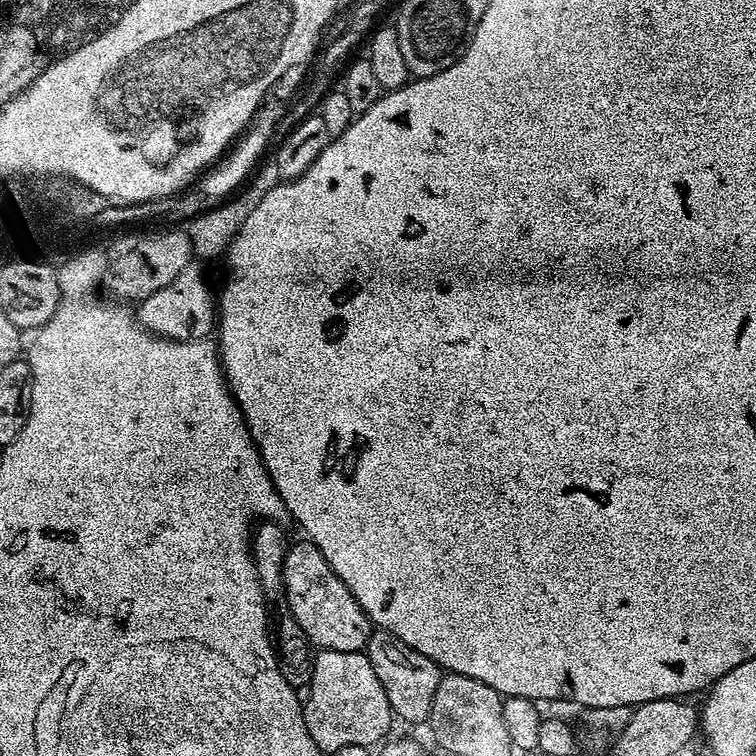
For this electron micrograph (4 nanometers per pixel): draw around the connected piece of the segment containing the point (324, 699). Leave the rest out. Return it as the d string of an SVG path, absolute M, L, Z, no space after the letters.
M317 651L314 656L312 683L306 689L303 705L306 730L310 730L314 746L321 748L325 754L335 754L346 746L368 748L379 745L389 735L387 732L391 730L392 724L394 725L392 707L386 698L386 690L382 690L382 682L378 682L378 674L374 674L374 666L370 666L364 652Z

